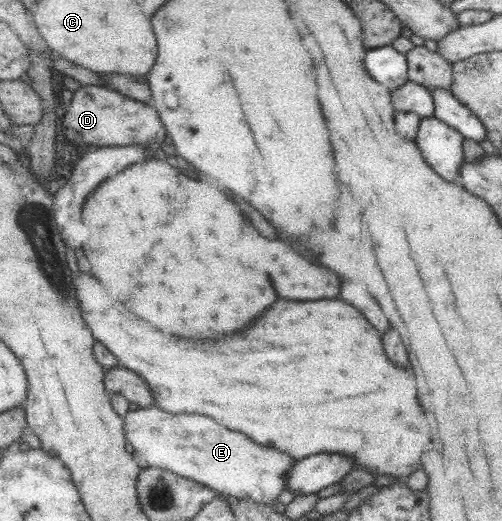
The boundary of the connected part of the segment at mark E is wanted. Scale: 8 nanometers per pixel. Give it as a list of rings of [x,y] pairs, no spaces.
[[[151,406],[128,411],[122,417],[122,426],[132,460],[140,469],[149,466],[171,471],[210,487],[221,497],[274,503],[284,490],[287,472],[294,466],[293,462],[296,462],[286,453],[259,447],[245,435],[225,429],[205,415],[173,415]]]

